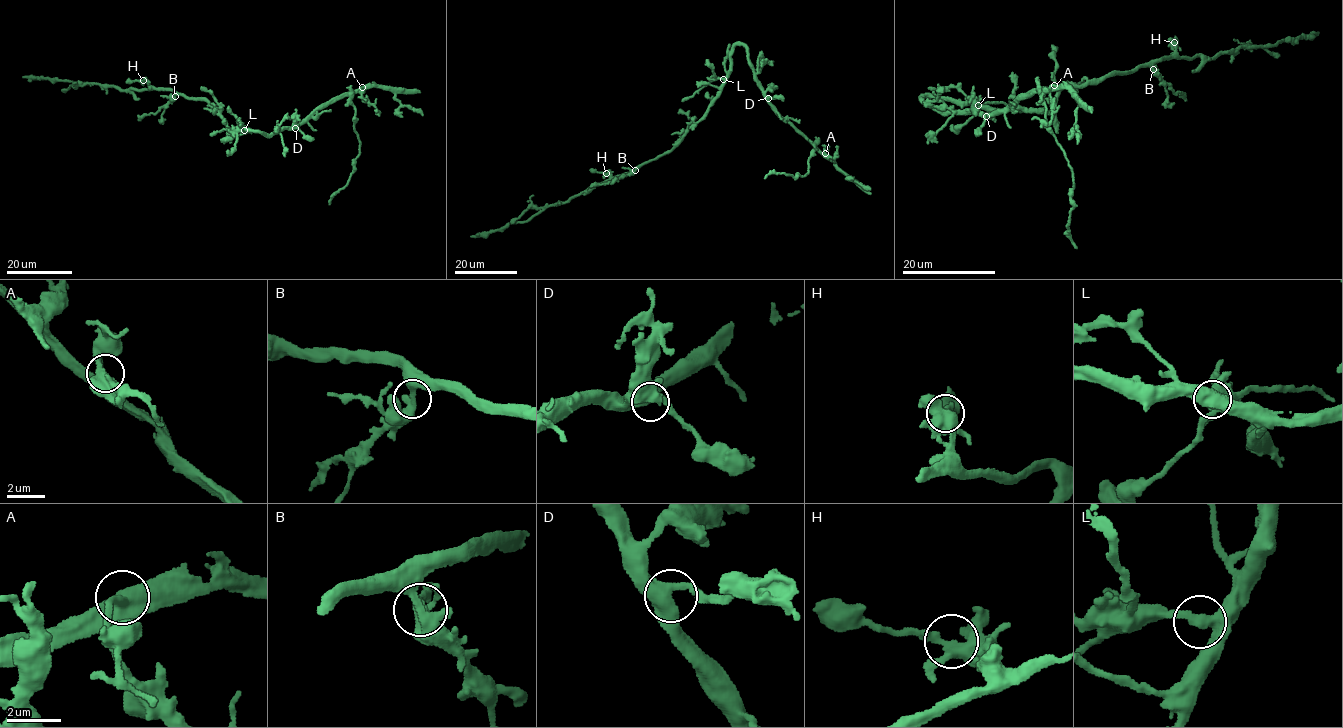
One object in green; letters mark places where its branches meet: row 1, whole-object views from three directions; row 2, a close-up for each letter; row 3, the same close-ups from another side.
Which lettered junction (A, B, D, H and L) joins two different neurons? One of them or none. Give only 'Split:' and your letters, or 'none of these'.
Split: none of these

